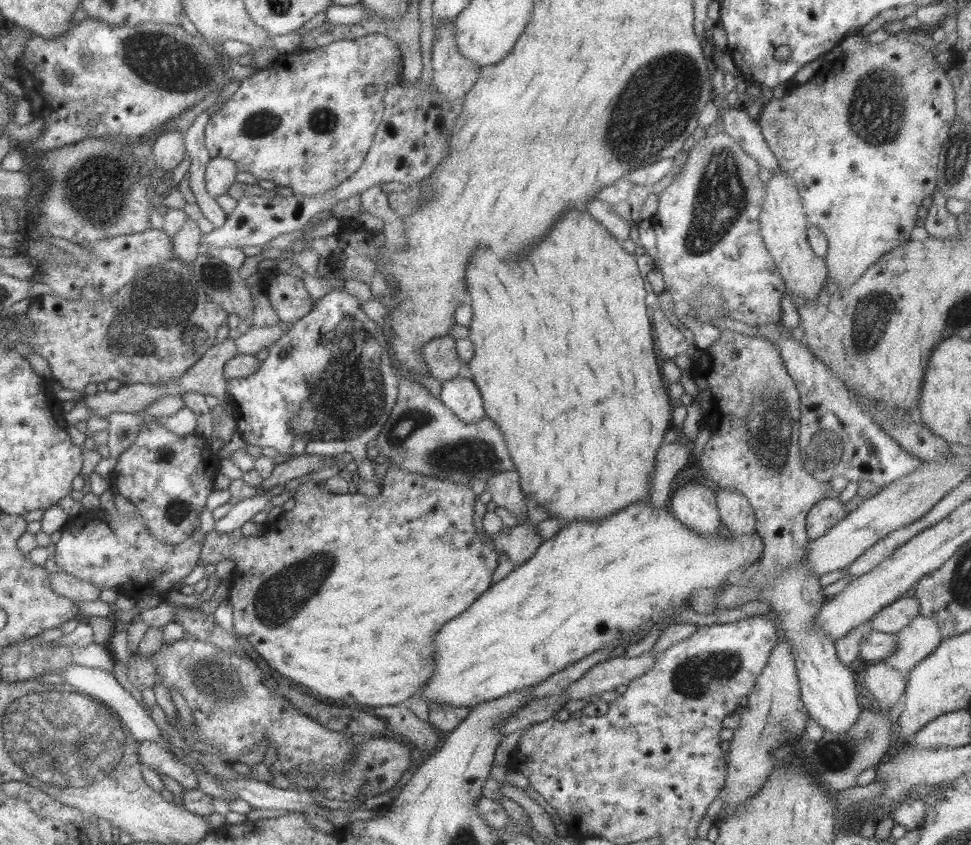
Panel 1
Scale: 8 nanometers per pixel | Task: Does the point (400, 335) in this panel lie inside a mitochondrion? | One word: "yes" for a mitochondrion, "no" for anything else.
no

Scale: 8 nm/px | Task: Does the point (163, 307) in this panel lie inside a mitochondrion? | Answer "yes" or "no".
yes

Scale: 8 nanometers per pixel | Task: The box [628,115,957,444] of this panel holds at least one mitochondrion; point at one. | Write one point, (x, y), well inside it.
(721, 196)

